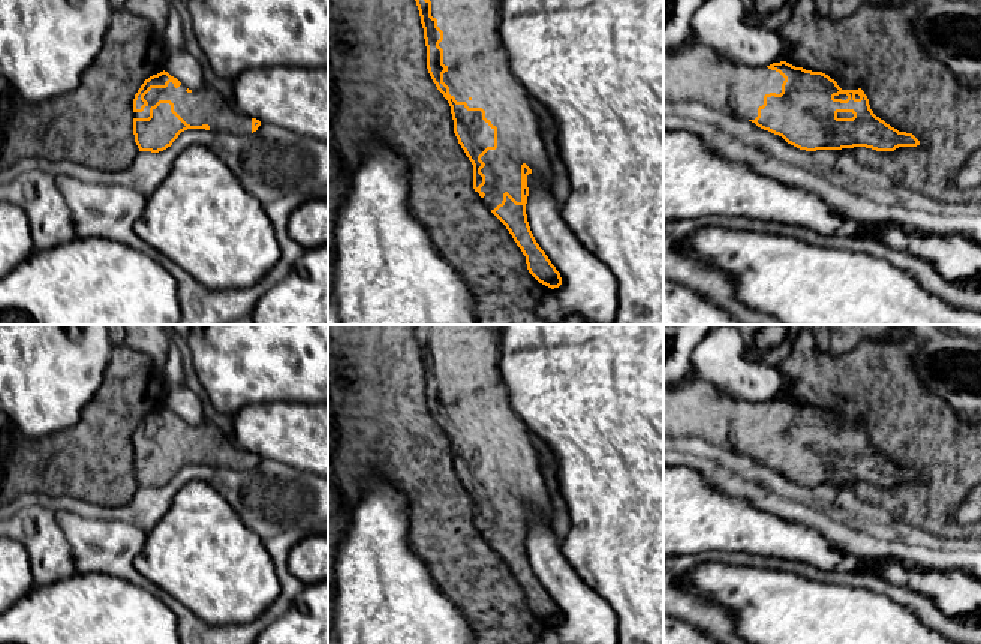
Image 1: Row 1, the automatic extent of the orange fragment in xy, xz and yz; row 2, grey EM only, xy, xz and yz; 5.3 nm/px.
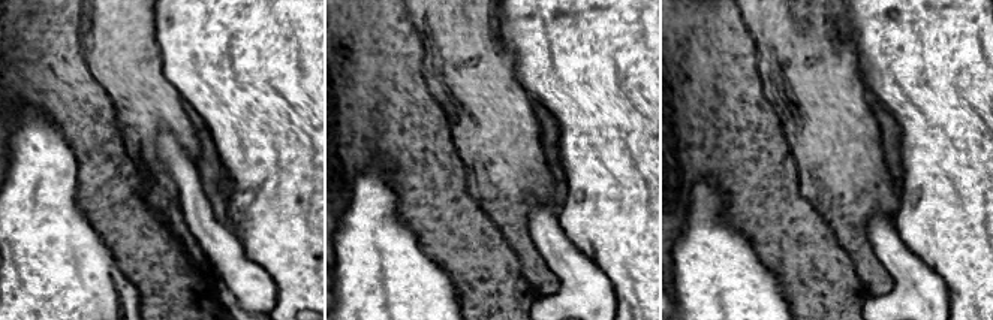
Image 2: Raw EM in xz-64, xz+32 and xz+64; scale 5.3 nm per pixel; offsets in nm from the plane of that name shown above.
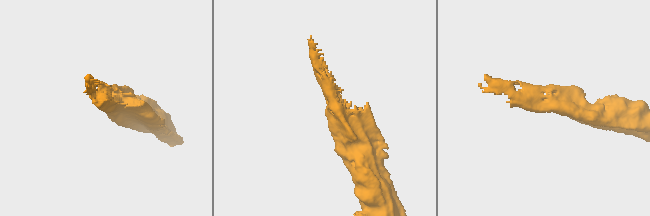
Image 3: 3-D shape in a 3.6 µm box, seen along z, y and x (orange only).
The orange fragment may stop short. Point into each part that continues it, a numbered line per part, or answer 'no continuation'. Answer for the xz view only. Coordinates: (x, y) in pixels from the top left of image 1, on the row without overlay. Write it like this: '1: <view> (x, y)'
1: xz (478, 402)

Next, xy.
1: xy (204, 441)

